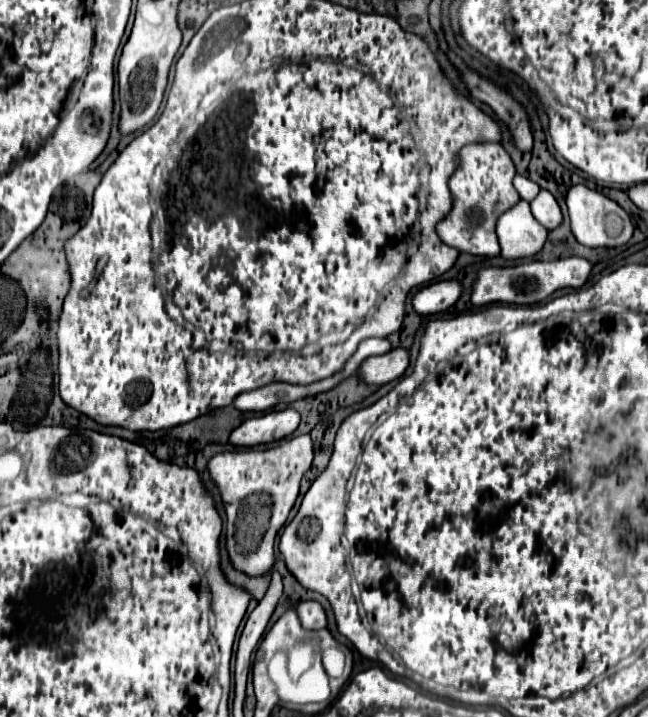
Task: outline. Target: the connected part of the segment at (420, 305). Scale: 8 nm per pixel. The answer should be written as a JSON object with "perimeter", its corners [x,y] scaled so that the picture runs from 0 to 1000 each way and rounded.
{"perimeter":[[[707,389],[676,392],[648,403],[639,411],[636,425],[648,439],[670,439],[698,428],[710,417],[710,411],[713,411],[713,395]]]}

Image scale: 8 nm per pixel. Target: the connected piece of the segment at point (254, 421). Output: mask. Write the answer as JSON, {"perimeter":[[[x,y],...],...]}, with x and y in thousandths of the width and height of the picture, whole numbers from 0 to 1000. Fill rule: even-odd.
{"perimeter":[[[454,570],[417,573],[401,582],[380,584],[370,596],[355,604],[355,621],[361,623],[395,623],[420,615],[432,615],[457,601],[463,579]]]}

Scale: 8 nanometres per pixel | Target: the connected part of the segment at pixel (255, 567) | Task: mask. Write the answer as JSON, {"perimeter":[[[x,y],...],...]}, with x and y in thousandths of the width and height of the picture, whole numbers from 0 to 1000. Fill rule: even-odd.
{"perimeter":[[[460,607],[438,612],[432,623],[423,626],[373,626],[373,629],[352,629],[336,632],[327,637],[327,668],[340,682],[346,696],[346,710],[352,718],[352,771],[364,794],[377,796],[380,802],[407,802],[423,788],[423,752],[432,735],[441,729],[451,704],[457,702],[463,671],[469,660],[478,654],[485,640],[481,612],[478,607]]]}

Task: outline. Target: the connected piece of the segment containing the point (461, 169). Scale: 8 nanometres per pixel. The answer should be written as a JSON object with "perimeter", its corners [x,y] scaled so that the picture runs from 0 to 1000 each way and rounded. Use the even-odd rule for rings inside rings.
{"perimeter":[[[735,199],[719,202],[707,216],[707,238],[694,250],[694,266],[701,272],[701,291],[694,300],[676,311],[673,322],[679,333],[716,353],[765,358],[772,356],[772,342],[765,331],[769,303],[799,283],[802,272],[790,252],[796,247],[796,233],[787,216],[769,199]]]}

